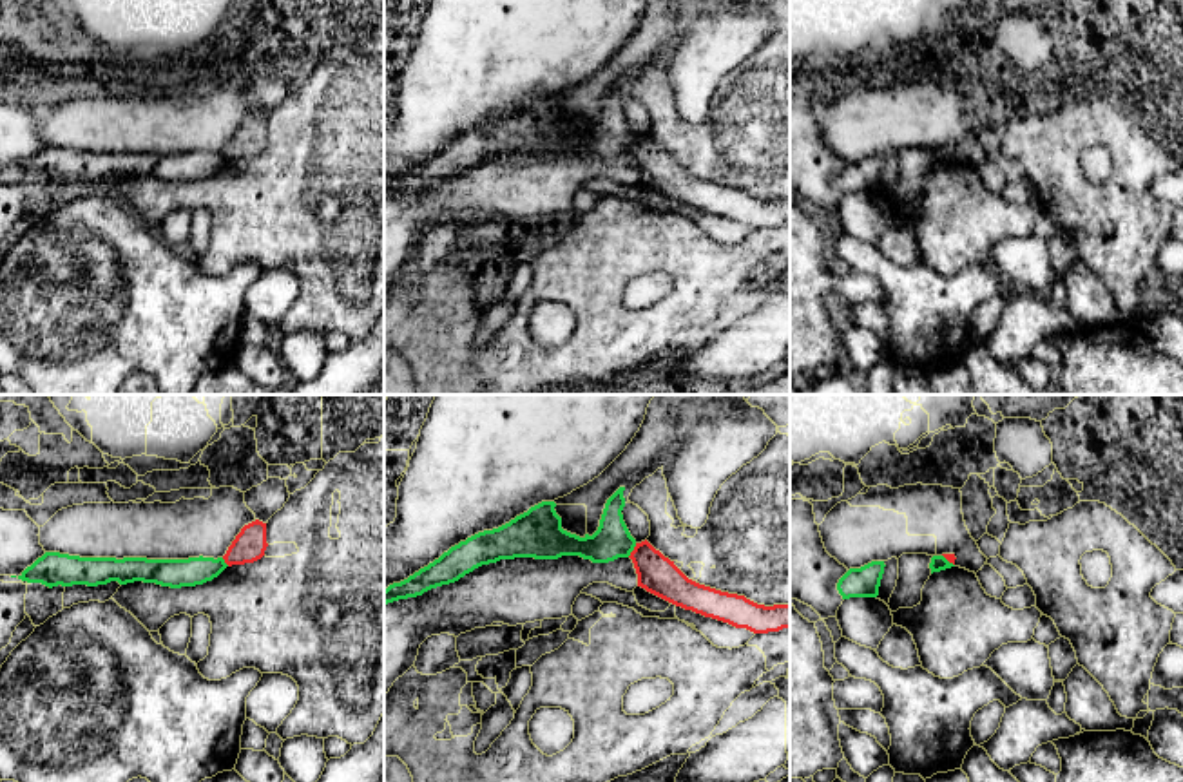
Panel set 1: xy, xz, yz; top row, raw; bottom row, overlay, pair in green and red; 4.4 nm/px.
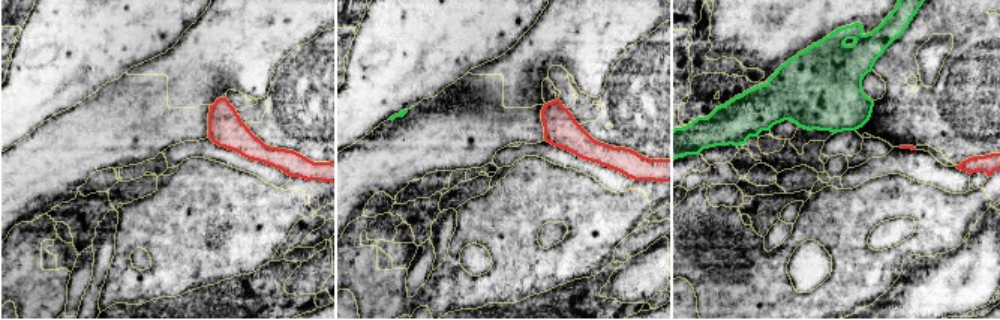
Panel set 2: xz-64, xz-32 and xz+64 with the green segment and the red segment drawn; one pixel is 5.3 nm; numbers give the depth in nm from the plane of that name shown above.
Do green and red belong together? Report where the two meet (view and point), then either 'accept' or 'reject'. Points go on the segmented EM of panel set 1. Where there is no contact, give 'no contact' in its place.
meets green in xz at (633, 549); reject

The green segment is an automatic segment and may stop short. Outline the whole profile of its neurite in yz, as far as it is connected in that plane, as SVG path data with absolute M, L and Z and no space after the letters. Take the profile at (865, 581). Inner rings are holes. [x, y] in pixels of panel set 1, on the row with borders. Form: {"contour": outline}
{"contour": "M871 561L861 568L850 568L837 583L842 599L877 597L884 567L884 561Z"}

